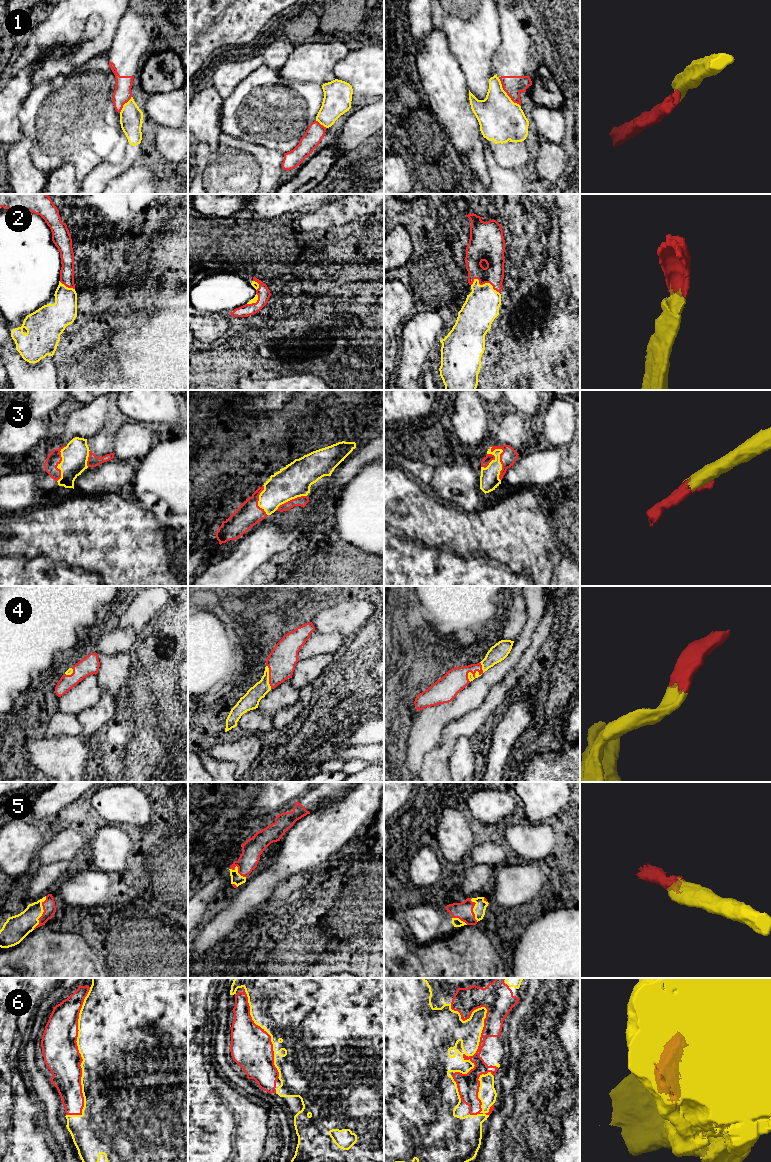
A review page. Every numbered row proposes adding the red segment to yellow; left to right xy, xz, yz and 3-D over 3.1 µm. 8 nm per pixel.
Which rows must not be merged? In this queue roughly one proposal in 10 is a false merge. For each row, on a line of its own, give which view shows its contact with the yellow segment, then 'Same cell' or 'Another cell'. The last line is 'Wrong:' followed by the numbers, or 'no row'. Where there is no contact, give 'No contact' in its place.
1: Touches yellow in yz. Another cell
2: Touches yellow in yz. Same cell
3: Touches yellow in yz. Same cell
4: Touches yellow in yz. Same cell
5: Touches yellow in xy. Same cell
6: Touches yellow in xy. Same cell
Wrong: 1

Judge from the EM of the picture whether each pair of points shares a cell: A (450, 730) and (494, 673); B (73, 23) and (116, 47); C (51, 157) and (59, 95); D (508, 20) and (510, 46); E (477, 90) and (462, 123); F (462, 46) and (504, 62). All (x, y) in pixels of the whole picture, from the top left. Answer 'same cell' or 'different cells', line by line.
A: different cells
B: different cells
C: same cell
D: same cell
E: different cells
F: different cells

